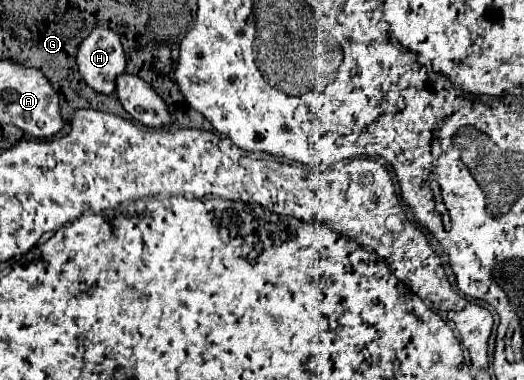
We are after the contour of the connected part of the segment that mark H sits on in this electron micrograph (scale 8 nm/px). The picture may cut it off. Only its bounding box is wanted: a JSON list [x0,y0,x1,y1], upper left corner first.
[78,26,126,96]

